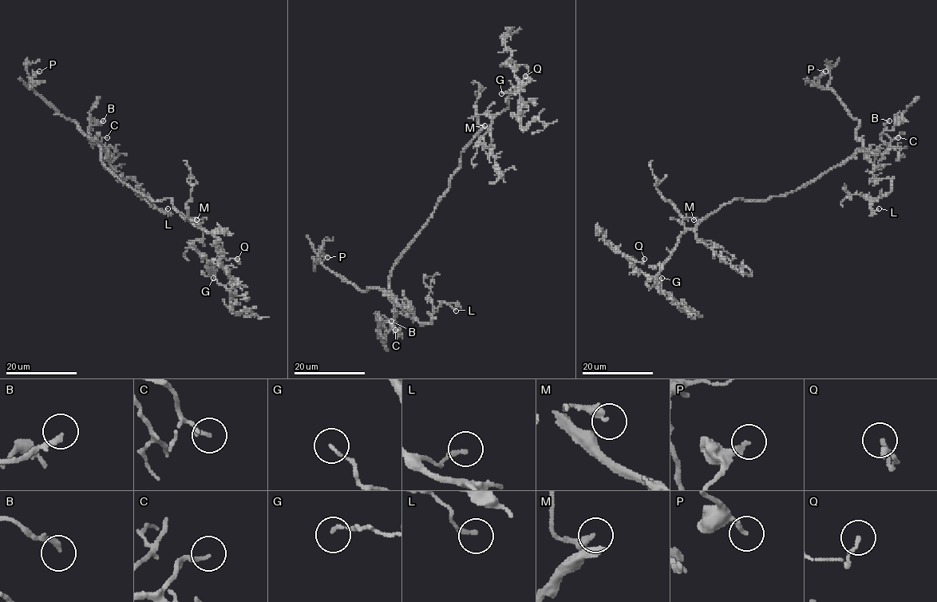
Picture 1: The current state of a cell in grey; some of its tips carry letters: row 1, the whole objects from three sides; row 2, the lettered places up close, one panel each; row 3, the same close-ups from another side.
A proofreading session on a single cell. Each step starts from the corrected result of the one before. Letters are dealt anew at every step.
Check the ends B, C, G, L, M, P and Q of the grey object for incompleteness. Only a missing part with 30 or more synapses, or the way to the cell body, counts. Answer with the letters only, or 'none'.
none

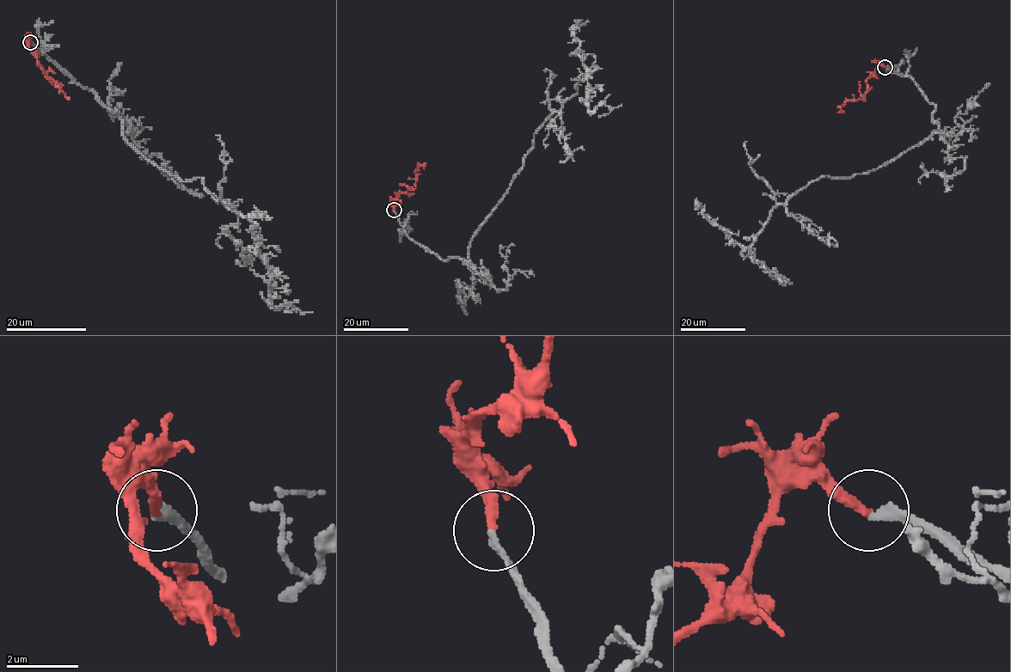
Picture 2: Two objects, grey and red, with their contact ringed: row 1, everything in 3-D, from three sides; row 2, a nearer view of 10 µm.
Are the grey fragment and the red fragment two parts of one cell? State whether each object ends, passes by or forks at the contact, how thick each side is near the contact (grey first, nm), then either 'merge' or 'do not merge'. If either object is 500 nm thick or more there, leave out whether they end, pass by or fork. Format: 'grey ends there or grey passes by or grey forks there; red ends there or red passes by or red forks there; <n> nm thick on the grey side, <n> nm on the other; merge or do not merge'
grey ends there; red ends there; 200 nm thick on the grey side, 280 nm on the other; merge

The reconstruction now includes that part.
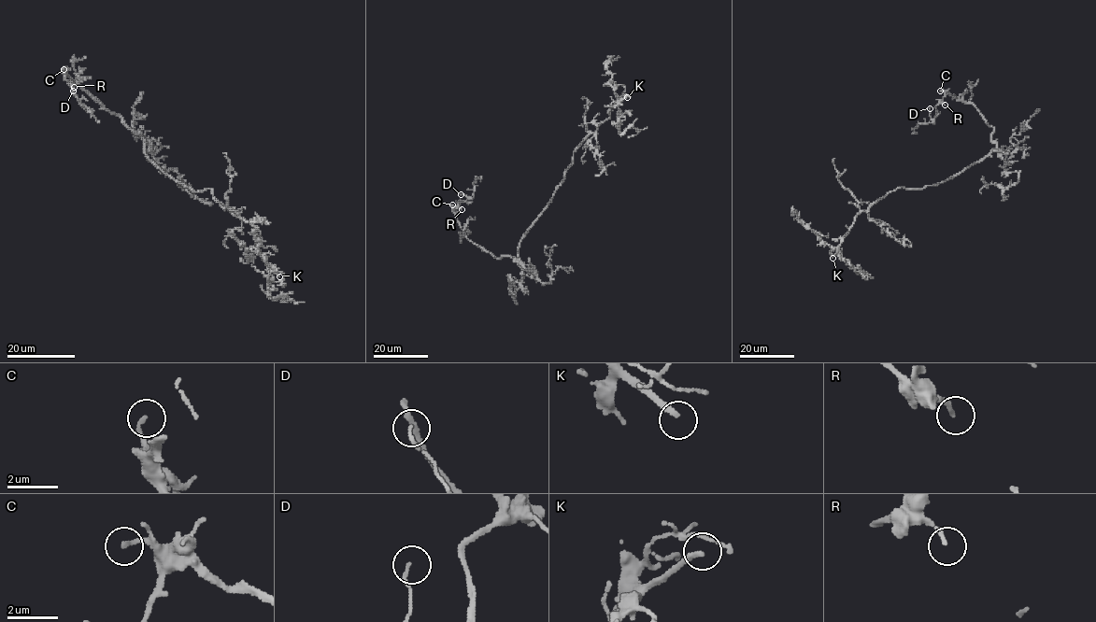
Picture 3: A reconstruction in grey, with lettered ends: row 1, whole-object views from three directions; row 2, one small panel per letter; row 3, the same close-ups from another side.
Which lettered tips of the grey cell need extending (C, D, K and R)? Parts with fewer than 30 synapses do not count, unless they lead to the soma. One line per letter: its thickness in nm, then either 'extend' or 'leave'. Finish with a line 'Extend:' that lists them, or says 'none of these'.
C: 170 nm | leave
D: 110 nm | leave
K: 150 nm | extend
R: 140 nm | leave
Extend: K

